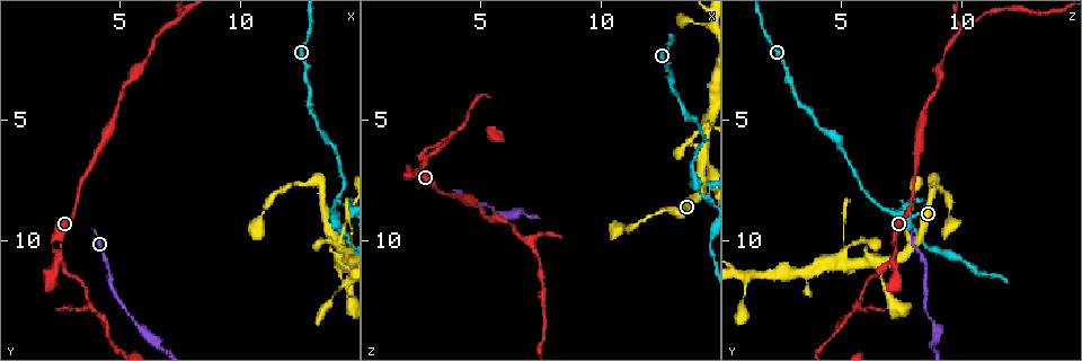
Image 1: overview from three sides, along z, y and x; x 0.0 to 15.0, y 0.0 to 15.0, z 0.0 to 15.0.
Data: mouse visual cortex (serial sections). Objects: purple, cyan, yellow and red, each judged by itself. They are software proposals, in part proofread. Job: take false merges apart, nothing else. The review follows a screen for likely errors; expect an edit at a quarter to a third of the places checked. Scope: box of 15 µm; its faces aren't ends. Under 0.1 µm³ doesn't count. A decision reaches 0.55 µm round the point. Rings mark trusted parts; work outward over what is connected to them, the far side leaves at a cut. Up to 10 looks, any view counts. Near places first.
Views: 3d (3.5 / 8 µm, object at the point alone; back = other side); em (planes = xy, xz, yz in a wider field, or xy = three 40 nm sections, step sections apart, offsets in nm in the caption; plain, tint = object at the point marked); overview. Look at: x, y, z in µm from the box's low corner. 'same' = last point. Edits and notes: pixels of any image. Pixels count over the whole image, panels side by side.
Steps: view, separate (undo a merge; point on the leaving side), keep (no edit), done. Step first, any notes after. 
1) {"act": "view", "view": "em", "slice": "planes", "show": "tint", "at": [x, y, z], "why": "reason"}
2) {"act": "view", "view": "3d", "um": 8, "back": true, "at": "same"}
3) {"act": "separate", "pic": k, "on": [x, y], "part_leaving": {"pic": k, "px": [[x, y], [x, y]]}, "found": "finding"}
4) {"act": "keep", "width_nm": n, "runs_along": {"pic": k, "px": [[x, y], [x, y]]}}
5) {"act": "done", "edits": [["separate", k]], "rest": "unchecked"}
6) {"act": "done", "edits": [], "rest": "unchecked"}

{"act": "view", "view": "3d", "um": 3.5, "at": [13.4, 7.5, 8.9], "why": "sharp bend"}

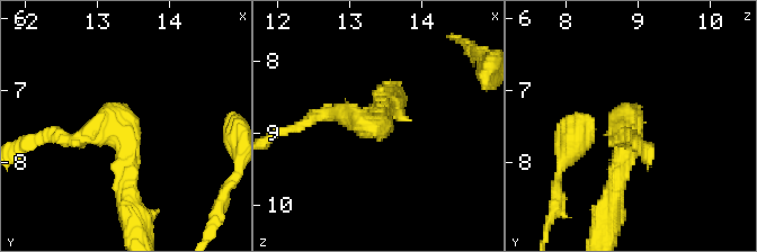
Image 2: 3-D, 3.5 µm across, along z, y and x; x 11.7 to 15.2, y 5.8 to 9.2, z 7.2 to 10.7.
{"act": "view", "view": "em", "slice": "planes", "show": "tint", "at": [13.35, 7.45, 8.85]}

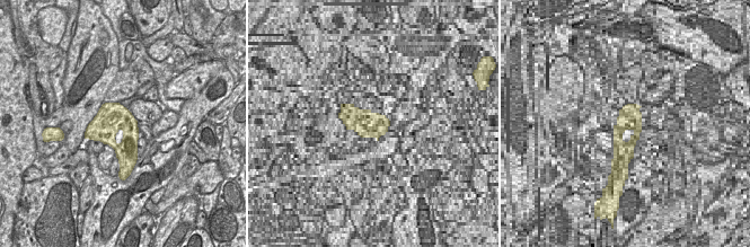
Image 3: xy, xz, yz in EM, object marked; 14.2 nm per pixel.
{"act": "keep", "arm_widths_nm": [200, 300], "runs_along": {"pic": 2, "px": [[131, 192], [127, 123], [58, 133]]}, "found": "one cell here"}

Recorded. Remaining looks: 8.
{"act": "view", "view": "3d", "um": 8, "at": [14.1, 9.2, 7.7], "why": "three-way junction"}

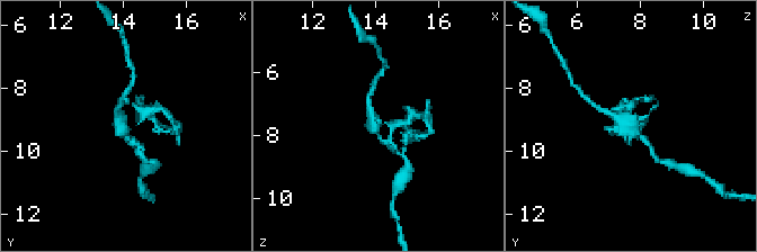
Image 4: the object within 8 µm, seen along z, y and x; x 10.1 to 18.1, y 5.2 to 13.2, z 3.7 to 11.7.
{"act": "view", "view": "3d", "um": 3.5, "at": [14.0, 9.3, 7.8], "why": "closer look"}

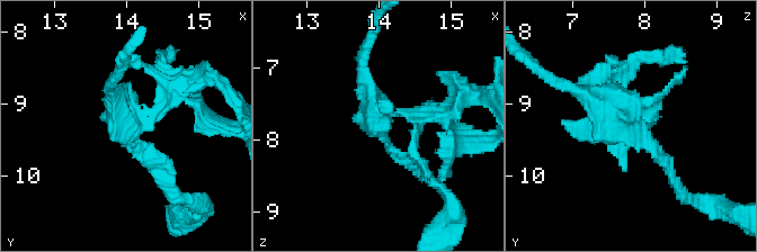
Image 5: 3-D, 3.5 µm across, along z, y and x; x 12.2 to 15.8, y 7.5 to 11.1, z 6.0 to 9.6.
{"act": "view", "view": "em", "slice": "xy", "step": 5, "show": "tint", "at": [14.00, 9.25, 7.70], "why": "need the tissue"}

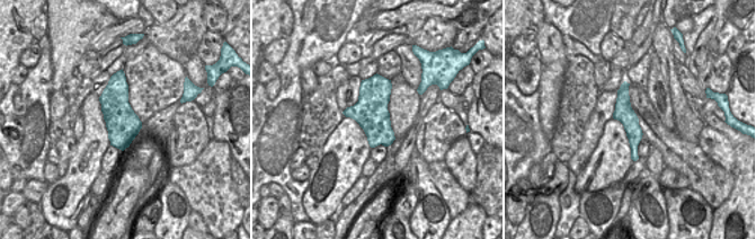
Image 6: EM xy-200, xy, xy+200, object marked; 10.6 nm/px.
{"act": "separate", "pic": 5, "on": [626, 74], "arm_widths_nm": [150, 150, 150], "part_leaving": {"pic": 5, "px": [[145, 125], [174, 97], [163, 55]]}, "found": "two cells meet here"}

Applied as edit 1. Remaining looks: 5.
{"act": "view", "view": "3d", "um": 3.5, "at": [2.4, 10.8, 7.1]}

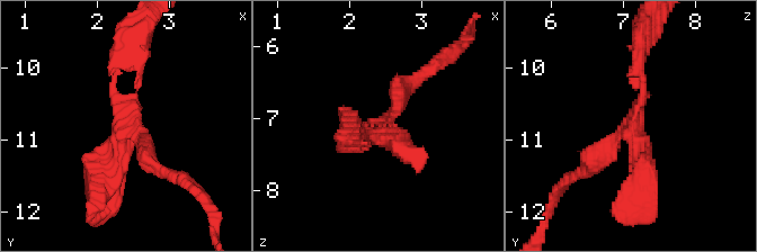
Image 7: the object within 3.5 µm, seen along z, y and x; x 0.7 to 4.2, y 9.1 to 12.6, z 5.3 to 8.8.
{"act": "view", "view": "em", "slice": "xy", "step": 5, "show": "tint", "at": [2.45, 10.70, 7.15], "arms": 3, "arm_widths_nm": [150, 250, 250], "why": "now the EM"}

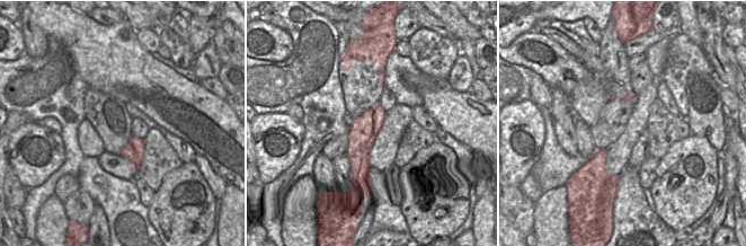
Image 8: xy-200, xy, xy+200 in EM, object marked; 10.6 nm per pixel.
{"act": "separate", "pic": 7, "on": [109, 169], "part_leaving": {"pic": 7, "px": [[134, 96], [131, 127], [162, 172]]}, "found": "two cells meet here"}

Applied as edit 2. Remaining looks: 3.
{"act": "view", "view": "overview", "why": "redraw"}

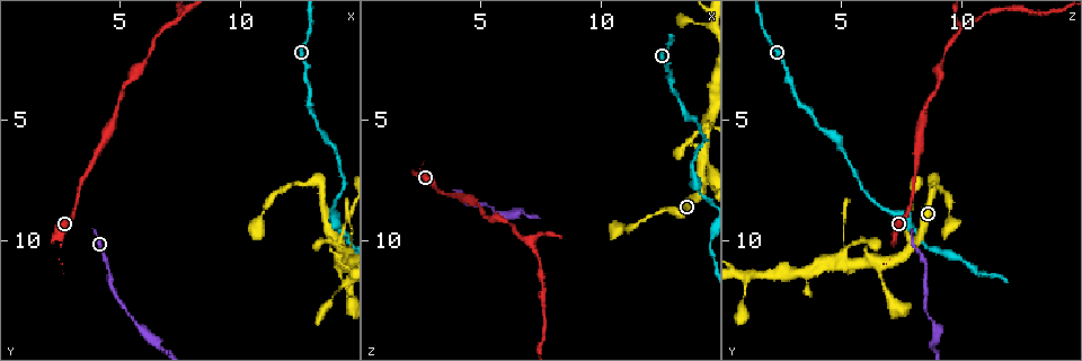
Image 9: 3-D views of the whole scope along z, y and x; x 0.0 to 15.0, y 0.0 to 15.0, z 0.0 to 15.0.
{"act": "view", "view": "3d", "um": 3.5, "at": [6.9, 1.1, 10.0], "why": "a fork"}

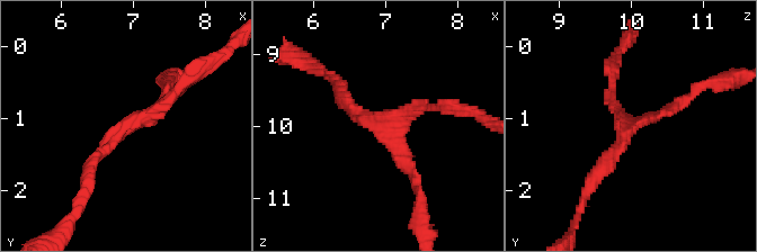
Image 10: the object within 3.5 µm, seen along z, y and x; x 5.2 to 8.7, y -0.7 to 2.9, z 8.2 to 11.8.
{"act": "view", "view": "em", "slice": "planes", "show": "tint", "at": [6.95, 1.05, 10.05], "arms": 3, "arm_widths_nm": [150, 200, 200]}

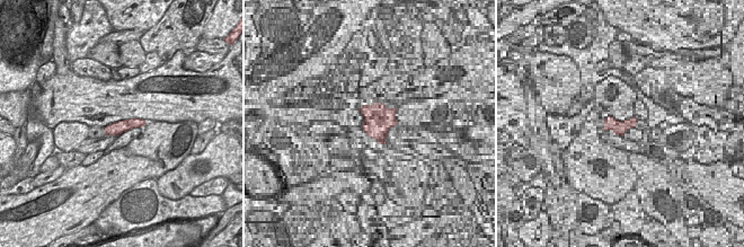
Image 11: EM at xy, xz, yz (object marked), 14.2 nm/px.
{"act": "keep", "runs_along": {"pic": 11, "px": [[141, 123], [124, 124], [107, 131]]}, "found": "all the same cell"}

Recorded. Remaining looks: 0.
{"act": "done", "edits": [["separate", 5], ["separate", 7]], "rest": "unchecked"}

